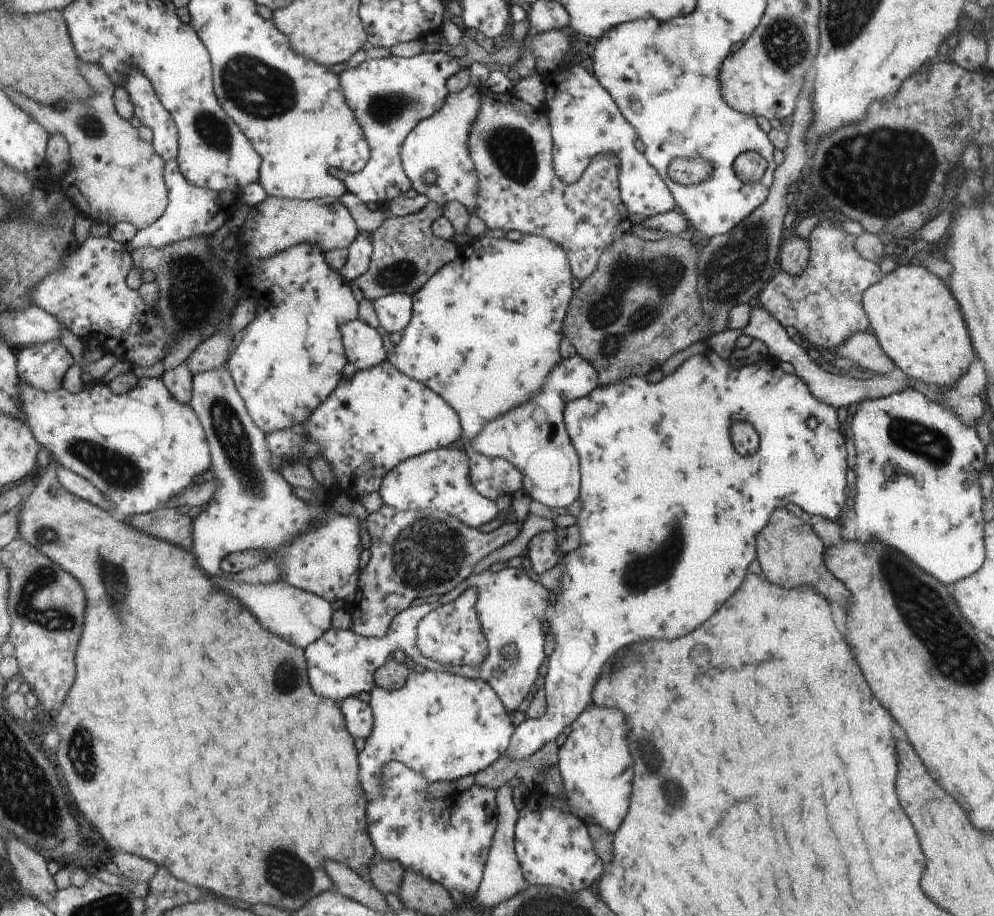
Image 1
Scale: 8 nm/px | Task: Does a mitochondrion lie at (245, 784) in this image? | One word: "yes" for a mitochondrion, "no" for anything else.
no

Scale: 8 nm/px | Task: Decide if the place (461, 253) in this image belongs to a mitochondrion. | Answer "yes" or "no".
no

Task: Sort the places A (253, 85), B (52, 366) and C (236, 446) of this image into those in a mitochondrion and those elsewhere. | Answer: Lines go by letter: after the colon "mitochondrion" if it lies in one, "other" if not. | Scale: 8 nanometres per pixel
A: mitochondrion
B: other
C: mitochondrion

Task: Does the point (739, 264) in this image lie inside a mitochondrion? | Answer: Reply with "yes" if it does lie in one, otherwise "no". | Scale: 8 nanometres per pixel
yes

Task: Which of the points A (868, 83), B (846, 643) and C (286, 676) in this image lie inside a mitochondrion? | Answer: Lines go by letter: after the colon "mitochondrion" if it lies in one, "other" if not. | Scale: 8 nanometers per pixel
A: other
B: other
C: mitochondrion

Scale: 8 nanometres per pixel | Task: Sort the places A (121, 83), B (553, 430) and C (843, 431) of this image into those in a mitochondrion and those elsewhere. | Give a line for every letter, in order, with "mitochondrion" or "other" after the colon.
A: other
B: other
C: other

